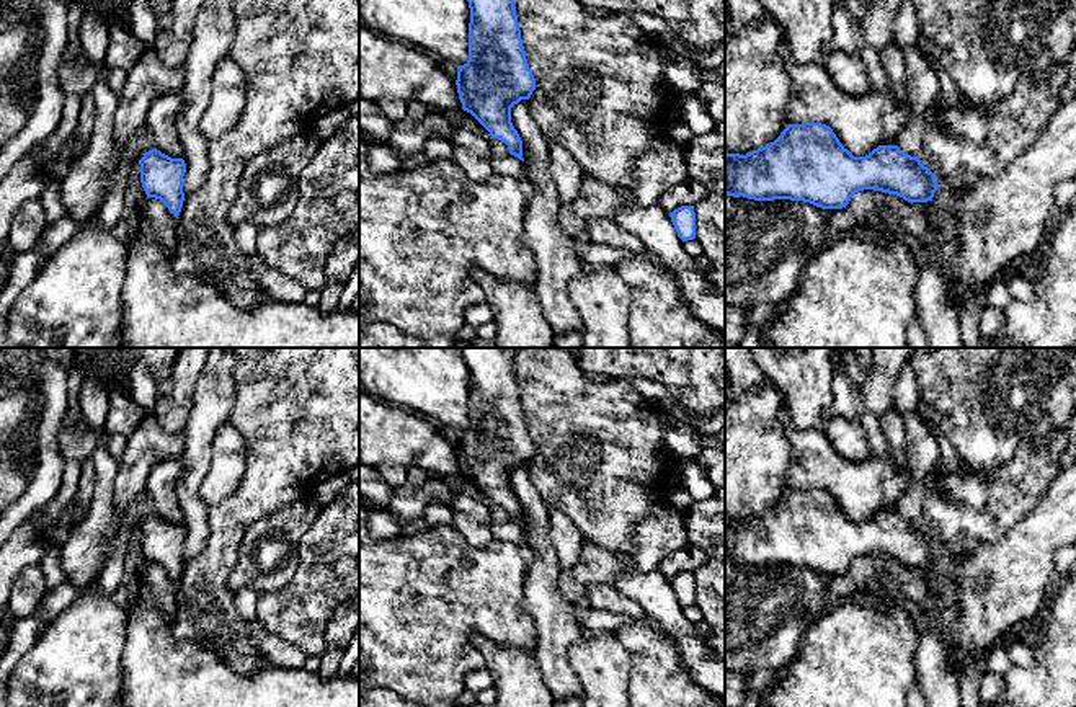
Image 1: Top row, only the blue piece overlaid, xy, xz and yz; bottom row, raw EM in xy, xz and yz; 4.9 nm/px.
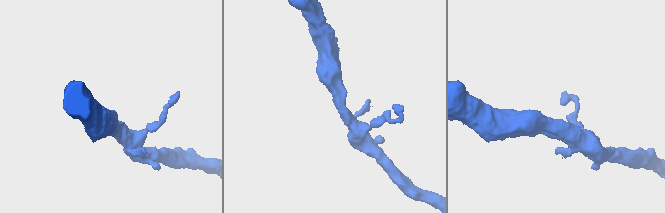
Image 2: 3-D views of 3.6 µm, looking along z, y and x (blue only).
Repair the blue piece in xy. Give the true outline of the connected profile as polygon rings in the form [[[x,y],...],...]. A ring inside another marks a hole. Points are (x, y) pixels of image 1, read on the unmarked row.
[[[157,514],[144,519],[139,526],[140,549],[147,563],[160,565],[168,576],[178,583],[183,573],[183,542],[186,529],[183,524],[171,524]]]

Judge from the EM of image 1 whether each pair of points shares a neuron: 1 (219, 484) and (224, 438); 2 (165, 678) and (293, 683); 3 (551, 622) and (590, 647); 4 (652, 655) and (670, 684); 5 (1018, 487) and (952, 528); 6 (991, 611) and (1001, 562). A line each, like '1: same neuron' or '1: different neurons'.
1: same neuron
2: same neuron
3: different neurons
4: same neuron
5: same neuron
6: same neuron

